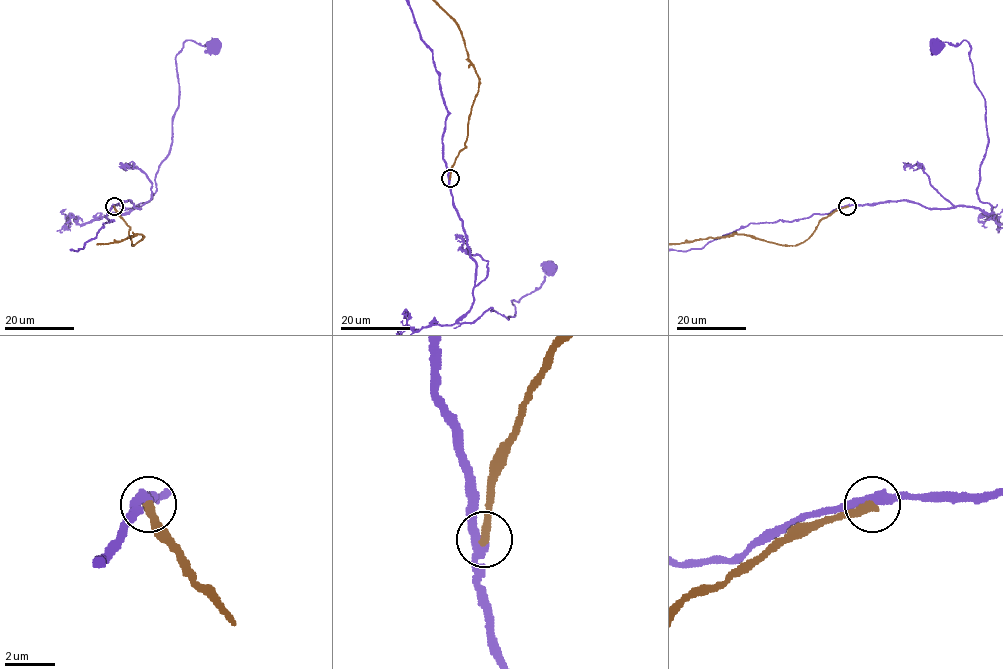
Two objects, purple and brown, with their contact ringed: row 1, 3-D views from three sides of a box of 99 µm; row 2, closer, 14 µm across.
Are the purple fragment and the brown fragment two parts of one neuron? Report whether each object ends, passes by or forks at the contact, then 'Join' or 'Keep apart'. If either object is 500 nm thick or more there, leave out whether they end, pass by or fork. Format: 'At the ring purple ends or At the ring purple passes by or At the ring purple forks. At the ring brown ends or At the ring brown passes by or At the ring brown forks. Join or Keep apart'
At the ring purple passes by. At the ring brown ends. Keep apart

